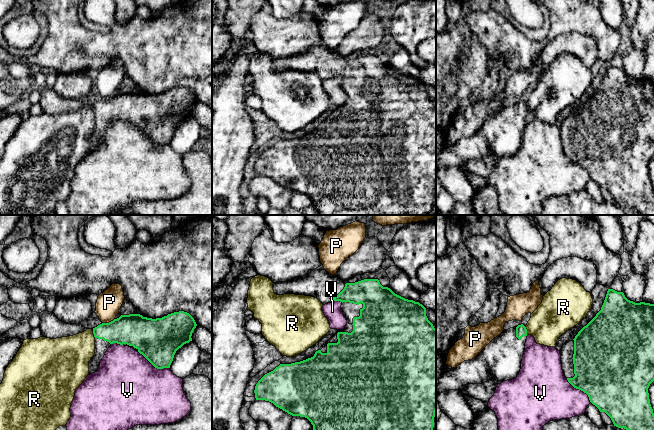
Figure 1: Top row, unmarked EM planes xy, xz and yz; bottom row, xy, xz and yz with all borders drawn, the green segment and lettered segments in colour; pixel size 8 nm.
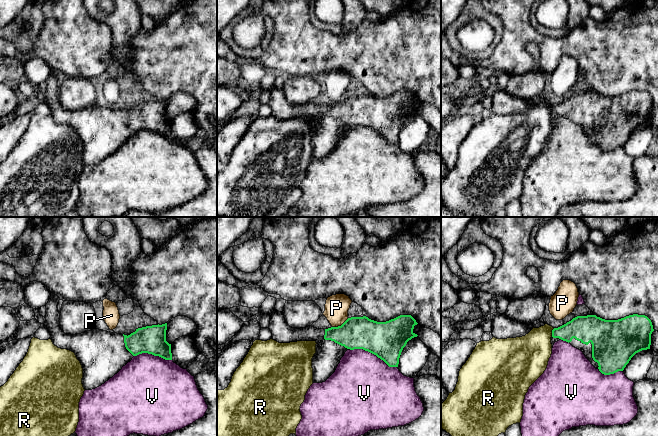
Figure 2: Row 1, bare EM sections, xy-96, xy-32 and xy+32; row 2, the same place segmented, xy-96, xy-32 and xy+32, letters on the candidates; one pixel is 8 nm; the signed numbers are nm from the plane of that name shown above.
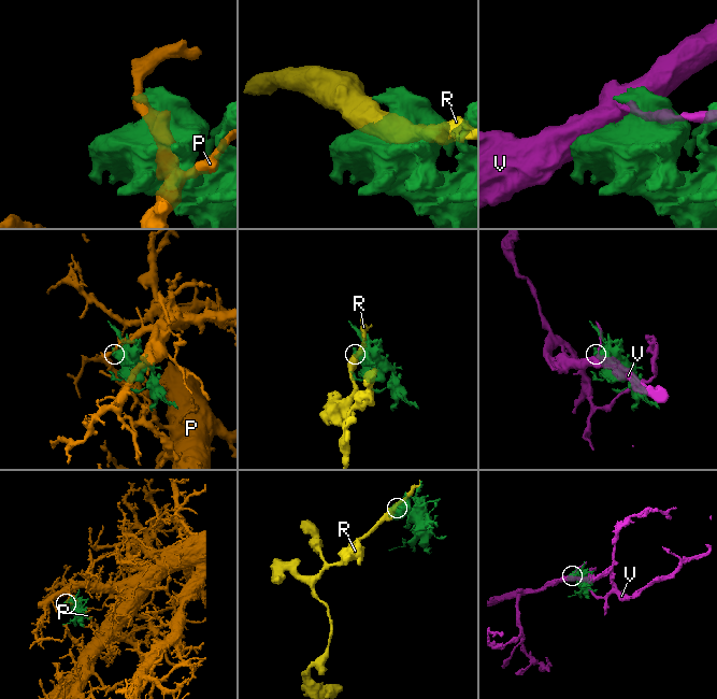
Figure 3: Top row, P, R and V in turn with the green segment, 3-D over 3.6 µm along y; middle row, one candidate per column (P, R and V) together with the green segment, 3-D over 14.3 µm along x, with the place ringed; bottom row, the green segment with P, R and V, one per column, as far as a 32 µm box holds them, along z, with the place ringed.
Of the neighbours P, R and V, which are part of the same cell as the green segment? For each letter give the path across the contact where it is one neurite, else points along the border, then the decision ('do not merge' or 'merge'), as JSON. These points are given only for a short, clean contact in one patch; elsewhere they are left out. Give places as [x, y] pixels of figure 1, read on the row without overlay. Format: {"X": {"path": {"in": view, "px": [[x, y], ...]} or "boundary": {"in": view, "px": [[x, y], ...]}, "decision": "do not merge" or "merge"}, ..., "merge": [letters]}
{"P": {"decision": "do not merge"}, "R": {"decision": "do not merge"}, "V": {"decision": "do not merge"}, "merge": []}

